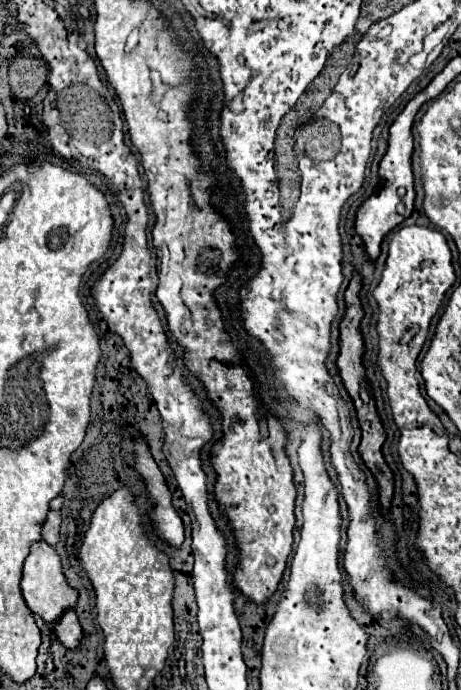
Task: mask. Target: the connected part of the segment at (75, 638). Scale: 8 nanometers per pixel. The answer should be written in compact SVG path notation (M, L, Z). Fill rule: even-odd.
M69 609L59 621L57 625L53 625L53 629L57 631L57 637L59 641L67 647L67 649L77 649L81 639L83 639L83 629L81 629L81 623L75 615L73 609Z

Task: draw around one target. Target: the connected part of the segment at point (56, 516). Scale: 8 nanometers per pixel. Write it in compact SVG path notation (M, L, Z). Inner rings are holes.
M49 511L45 527L43 527L43 541L49 545L57 545L59 529L61 529L61 511Z

